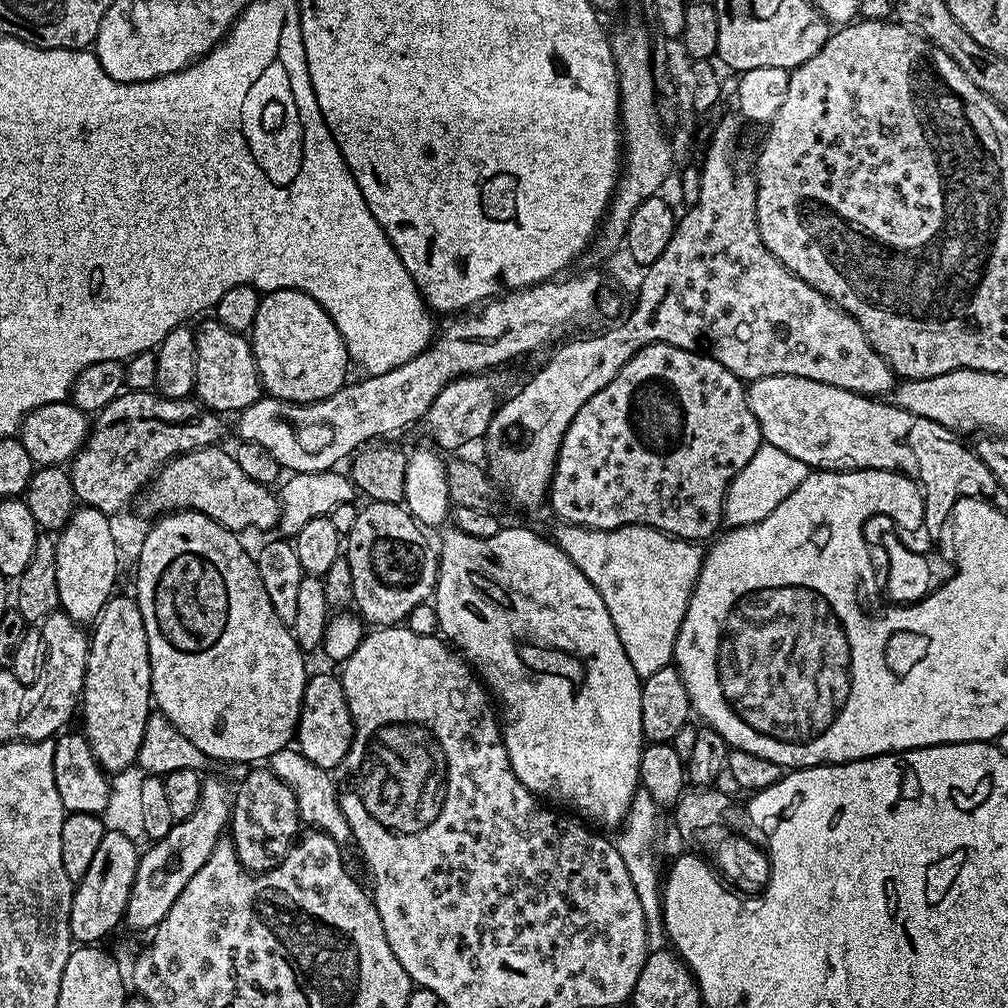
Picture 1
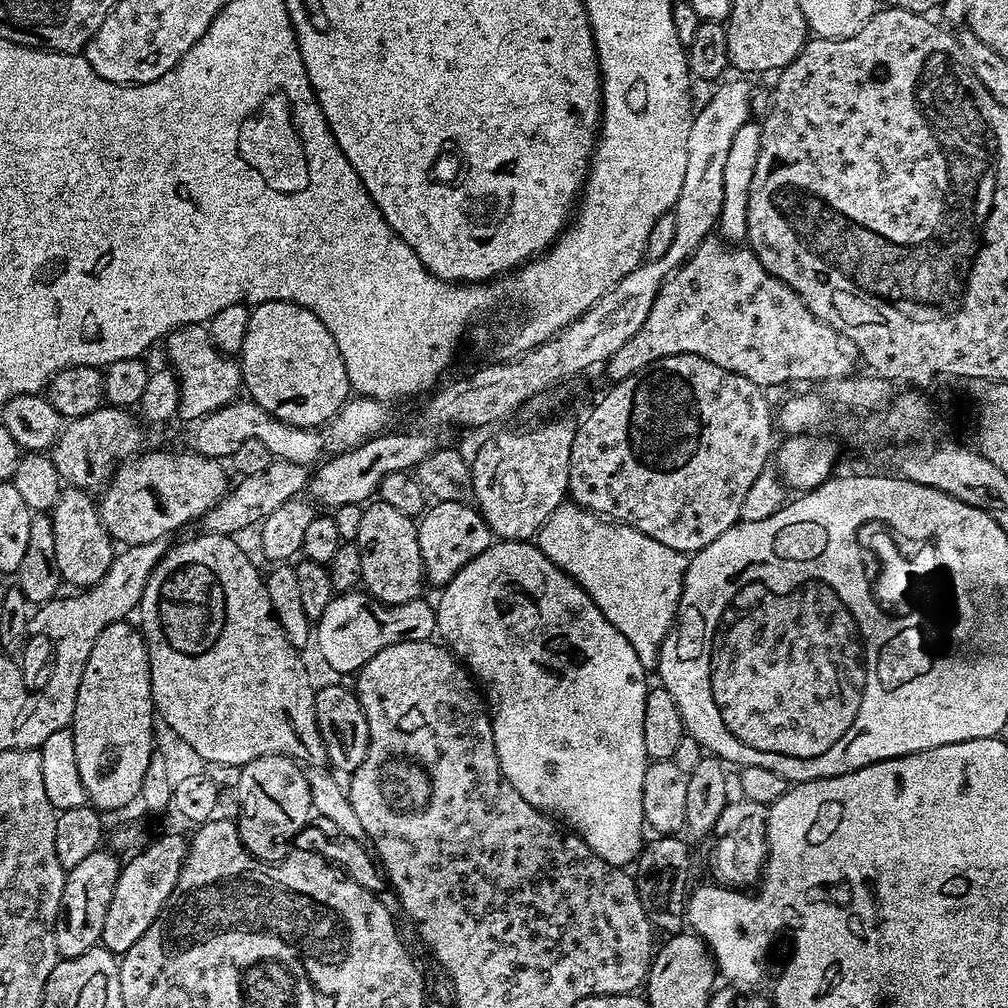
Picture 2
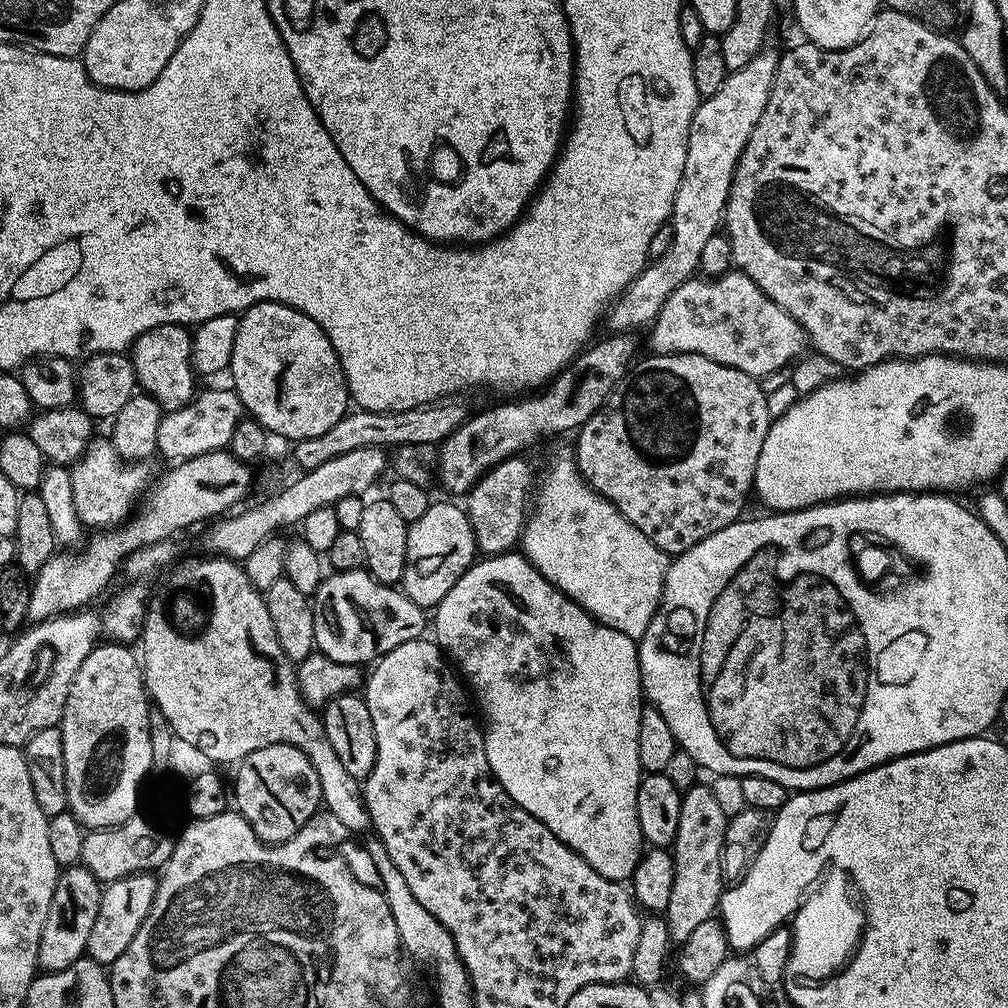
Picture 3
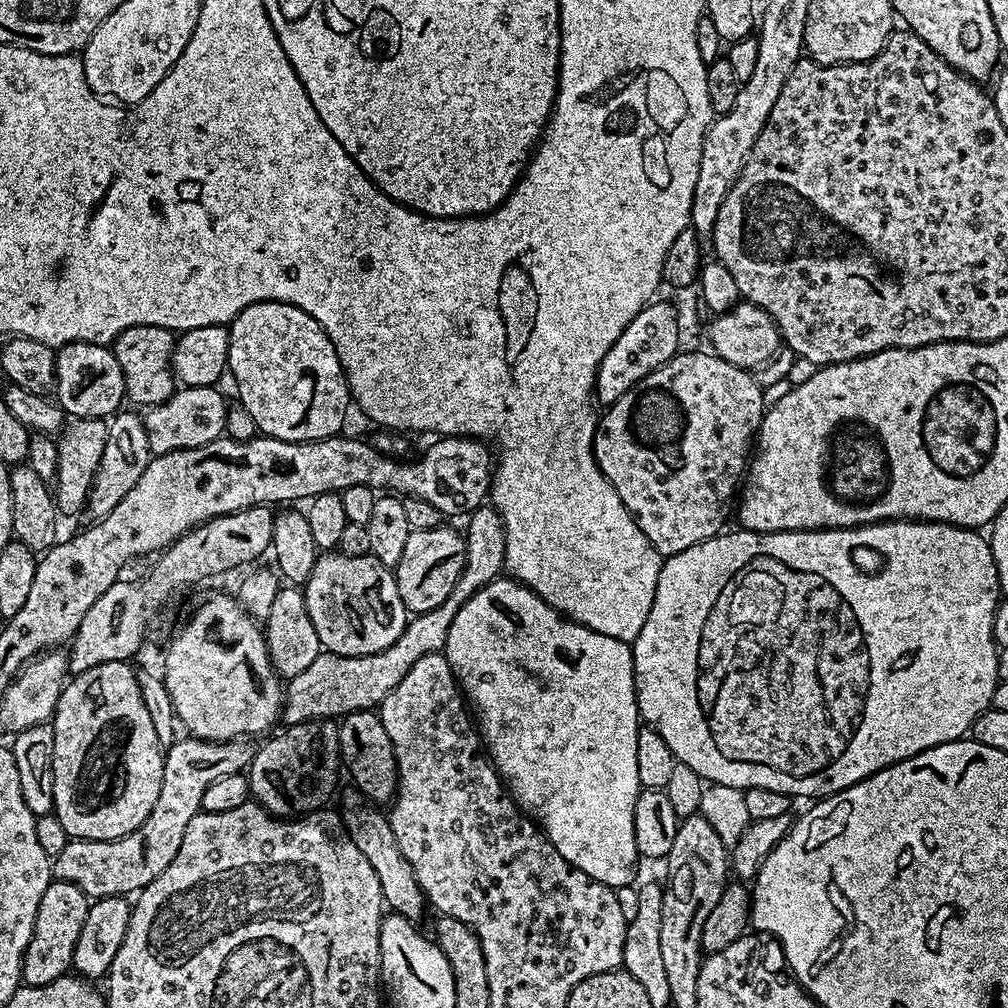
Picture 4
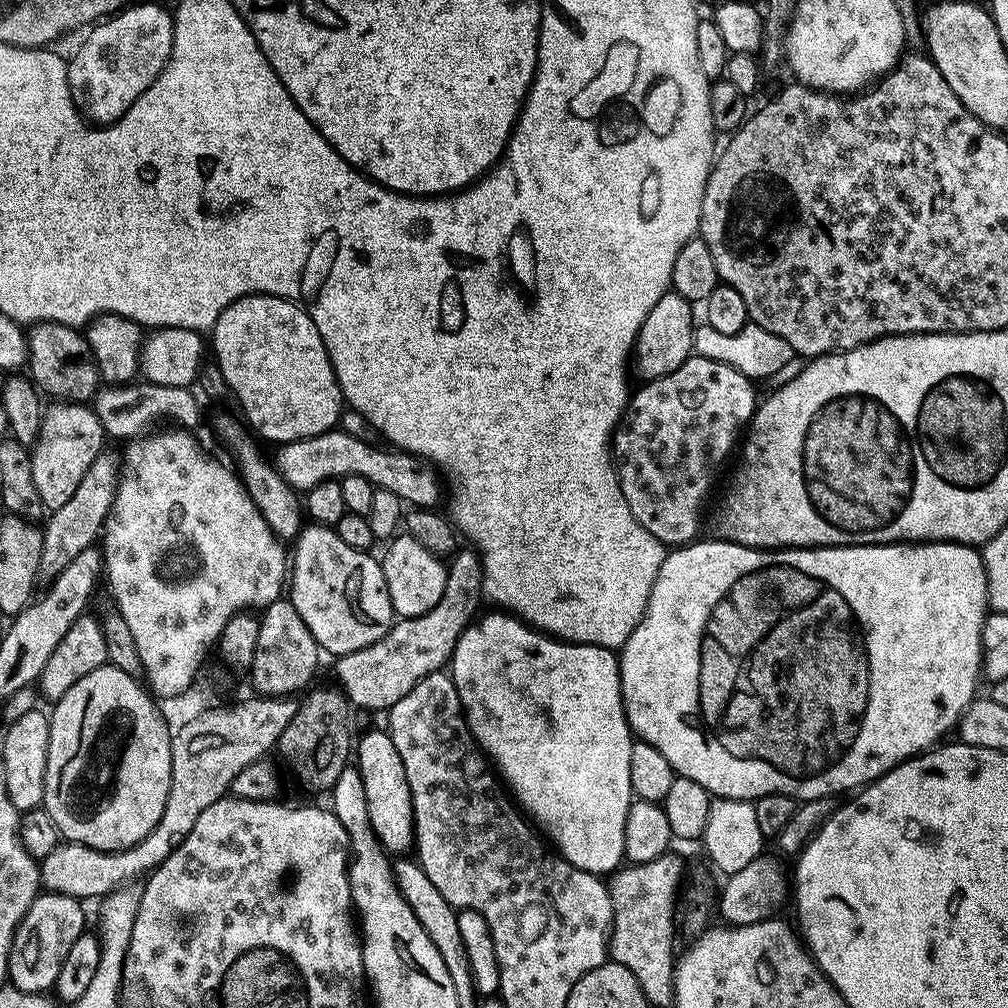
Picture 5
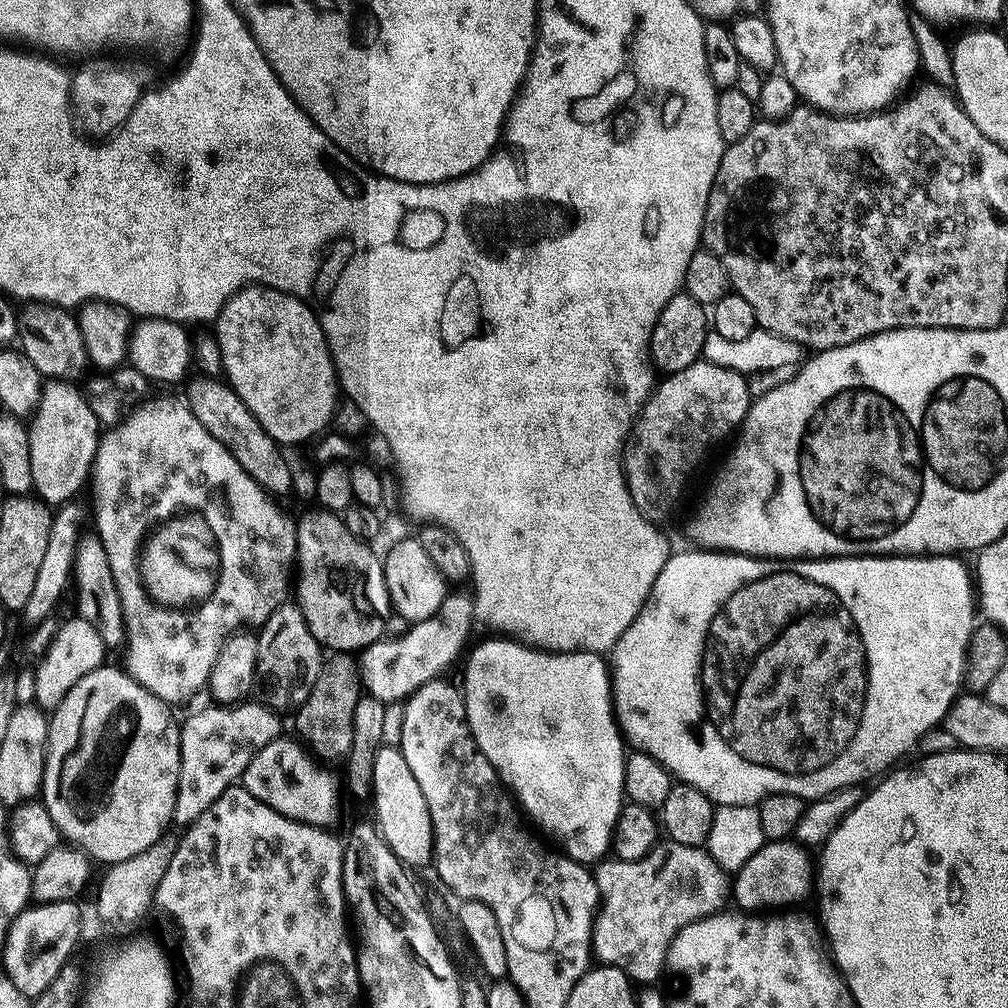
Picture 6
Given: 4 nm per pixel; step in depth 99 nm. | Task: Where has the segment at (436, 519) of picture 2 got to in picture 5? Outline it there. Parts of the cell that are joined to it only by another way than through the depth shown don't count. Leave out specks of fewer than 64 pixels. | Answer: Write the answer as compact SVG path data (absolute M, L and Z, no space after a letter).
M409 534L397 535L387 548L388 553L382 556L382 567L393 613L400 618L426 614L440 601L446 590L448 564L440 561L443 559L437 553L431 552Z

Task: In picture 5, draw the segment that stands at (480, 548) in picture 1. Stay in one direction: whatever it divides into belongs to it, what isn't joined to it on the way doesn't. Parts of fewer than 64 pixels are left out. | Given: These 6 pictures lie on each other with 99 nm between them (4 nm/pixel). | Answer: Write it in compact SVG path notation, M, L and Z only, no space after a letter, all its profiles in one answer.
M488 612L484 617L482 616L473 619L461 633L450 661L450 675L460 695L460 706L464 709L472 737L476 739L484 755L494 765L499 779L514 793L515 803L537 825L540 823L552 835L551 843L559 855L584 872L615 873L625 859L626 814L634 799L630 782L630 750L634 743L634 733L629 727L628 716L624 712L624 689L620 682L620 661L617 653L611 648L600 648L596 644L578 644L557 638L552 634L545 634L533 627L531 623L520 618L515 620L504 612Z

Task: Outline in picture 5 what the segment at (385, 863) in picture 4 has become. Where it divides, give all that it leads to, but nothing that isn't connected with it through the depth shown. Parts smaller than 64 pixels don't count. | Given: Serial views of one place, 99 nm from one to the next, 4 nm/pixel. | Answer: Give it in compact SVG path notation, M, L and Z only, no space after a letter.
M408 858L397 859L400 861L397 863L395 861L394 864L396 885L400 889L401 895L404 896L406 903L410 906L410 910L418 918L418 922L422 922L422 930L426 930L426 934L430 938L430 942L434 942L438 954L442 954L442 962L446 962L446 970L454 982L454 994L460 992L460 984L464 984L464 992L468 992L468 996L478 996L475 988L468 988L468 981L472 979L472 972L468 969L468 955L458 930L458 922L456 921L457 909L448 904L442 898L442 894L438 894L438 890L430 882L430 878L426 878L424 869L420 867L415 859L404 859Z

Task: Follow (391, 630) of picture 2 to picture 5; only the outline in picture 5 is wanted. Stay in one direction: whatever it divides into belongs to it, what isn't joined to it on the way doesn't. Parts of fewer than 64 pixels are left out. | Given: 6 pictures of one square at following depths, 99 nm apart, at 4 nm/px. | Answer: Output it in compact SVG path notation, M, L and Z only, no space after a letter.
M315 522L301 531L294 547L296 565L290 568L290 599L321 649L343 658L382 640L394 623L394 613L381 561L346 546L335 527Z

